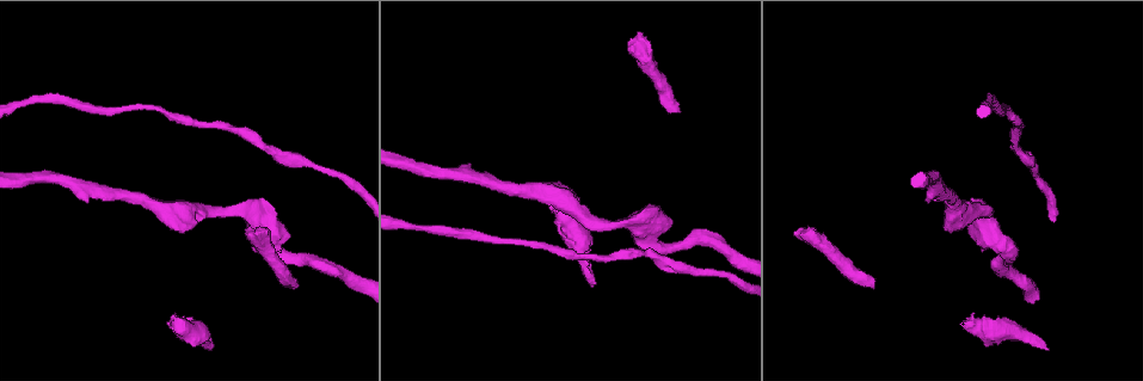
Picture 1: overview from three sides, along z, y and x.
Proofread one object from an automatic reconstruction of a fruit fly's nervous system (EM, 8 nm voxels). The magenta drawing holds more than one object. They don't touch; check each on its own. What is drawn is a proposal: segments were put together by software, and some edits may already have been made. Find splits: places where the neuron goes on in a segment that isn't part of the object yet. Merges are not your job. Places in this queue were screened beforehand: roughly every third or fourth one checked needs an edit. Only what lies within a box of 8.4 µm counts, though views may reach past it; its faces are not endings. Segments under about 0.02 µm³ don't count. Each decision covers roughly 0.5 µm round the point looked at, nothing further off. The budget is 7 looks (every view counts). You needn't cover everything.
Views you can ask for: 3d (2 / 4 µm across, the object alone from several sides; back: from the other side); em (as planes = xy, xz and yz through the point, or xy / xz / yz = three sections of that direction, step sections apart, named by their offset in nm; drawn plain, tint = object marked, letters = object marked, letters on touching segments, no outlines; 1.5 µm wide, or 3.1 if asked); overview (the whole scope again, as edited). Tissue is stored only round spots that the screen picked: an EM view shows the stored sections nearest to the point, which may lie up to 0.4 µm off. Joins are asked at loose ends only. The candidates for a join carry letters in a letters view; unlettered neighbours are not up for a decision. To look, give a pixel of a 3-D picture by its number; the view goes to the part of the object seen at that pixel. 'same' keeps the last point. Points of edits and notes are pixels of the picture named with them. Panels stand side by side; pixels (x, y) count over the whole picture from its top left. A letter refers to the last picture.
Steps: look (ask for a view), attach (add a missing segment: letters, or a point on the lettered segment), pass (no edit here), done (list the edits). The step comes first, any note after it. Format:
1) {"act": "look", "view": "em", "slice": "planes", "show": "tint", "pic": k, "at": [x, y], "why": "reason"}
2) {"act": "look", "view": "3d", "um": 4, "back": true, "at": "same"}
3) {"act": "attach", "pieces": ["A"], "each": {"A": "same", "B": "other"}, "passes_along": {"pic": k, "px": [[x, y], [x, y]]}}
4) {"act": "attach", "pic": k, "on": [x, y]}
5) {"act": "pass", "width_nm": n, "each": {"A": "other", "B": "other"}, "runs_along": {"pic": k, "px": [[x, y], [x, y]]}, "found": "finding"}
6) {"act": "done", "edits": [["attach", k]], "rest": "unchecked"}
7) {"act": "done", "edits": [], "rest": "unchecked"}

{"act": "look", "view": "3d", "um": 2, "pic": 1, "at": [210, 350]}

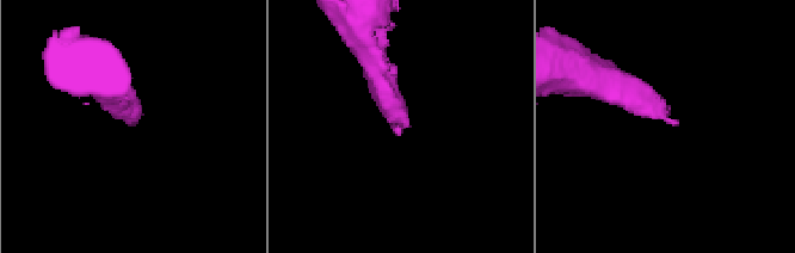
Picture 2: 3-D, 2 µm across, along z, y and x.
{"act": "look", "view": "em", "slice": "yz", "step": 8, "show": "letters", "pic": 2, "at": [398, 132]}

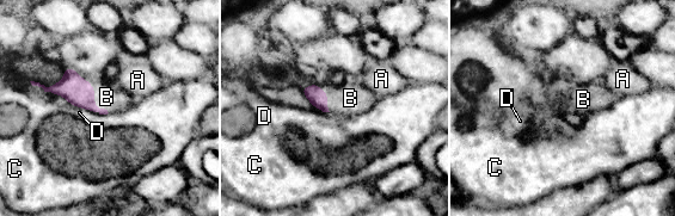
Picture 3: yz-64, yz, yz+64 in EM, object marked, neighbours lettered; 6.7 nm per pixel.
{"act": "look", "view": "em", "slice": "planes", "show": "letters", "at": "same"}

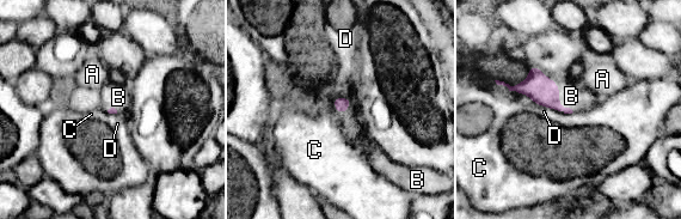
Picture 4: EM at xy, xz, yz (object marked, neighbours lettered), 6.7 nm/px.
{"act": "attach", "pieces": ["B"], "longest_contact_nm": ["B", 340], "each": {"A": "other", "B": "same", "C": "other", "D": "other"}, "passes_along": {"pic": 4, "px": [[541, 90], [558, 95], [571, 96]]}, "found": "the neuron continues"}

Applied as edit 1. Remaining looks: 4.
{"act": "look", "view": "em", "slice": "planes", "show": "letters", "pic": 1, "at": [257, 232], "why": "branch stops here"}

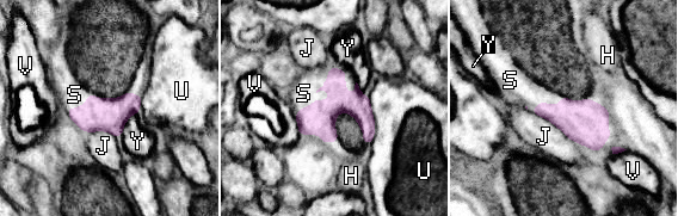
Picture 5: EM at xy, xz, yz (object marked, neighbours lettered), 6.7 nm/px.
{"act": "attach", "pieces": ["S"], "longest_contact_nm": ["J", 360], "each": {"H": "other", "J": "other", "S": "same", "U": "other", "V": "other", "Y": "other"}, "passes_along": {"pic": 5, "px": [[339, 100], [328, 73], [303, 93]]}, "found": "the neuron continues"}

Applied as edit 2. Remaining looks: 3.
{"act": "look", "view": "em", "slice": "xz", "step": 8, "show": "letters", "pic": 1, "at": [874, 286], "why": "free end"}

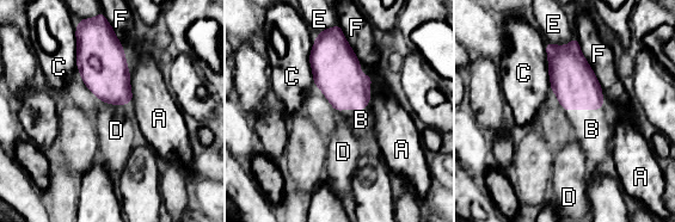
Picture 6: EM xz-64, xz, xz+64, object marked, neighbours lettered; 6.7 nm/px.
{"act": "attach", "pieces": ["B"], "longest_contact_nm": ["F", 400], "each": {"A": "other", "B": "same", "C": "other", "D": "other", "E": "other", "F": "other"}, "found": "the neuron continues"}

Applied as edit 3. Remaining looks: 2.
{"act": "done", "edits": [["attach", 4], ["attach", 5], ["attach", 6]], "rest": "unchecked"}

